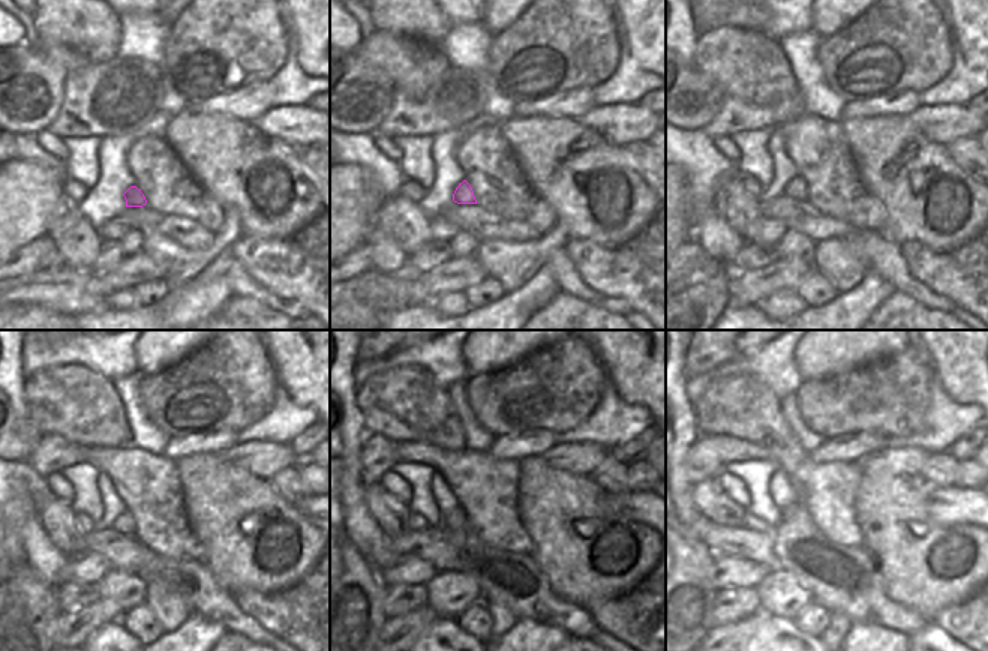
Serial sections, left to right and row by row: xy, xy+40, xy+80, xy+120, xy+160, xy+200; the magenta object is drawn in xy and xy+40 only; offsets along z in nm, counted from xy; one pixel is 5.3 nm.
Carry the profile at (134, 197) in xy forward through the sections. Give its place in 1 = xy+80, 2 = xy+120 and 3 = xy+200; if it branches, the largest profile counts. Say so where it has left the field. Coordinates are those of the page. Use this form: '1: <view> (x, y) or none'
1: xy+80 (796, 188)
2: xy+120 (125, 524)
3: xy+200 (789, 510)

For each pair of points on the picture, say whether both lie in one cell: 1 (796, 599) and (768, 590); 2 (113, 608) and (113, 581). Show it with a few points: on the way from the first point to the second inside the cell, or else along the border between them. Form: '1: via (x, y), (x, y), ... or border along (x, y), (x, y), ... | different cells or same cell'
1: via (789, 597), (775, 591) | same cell
2: border along (101, 597), (116, 600), (126, 611) | different cells

